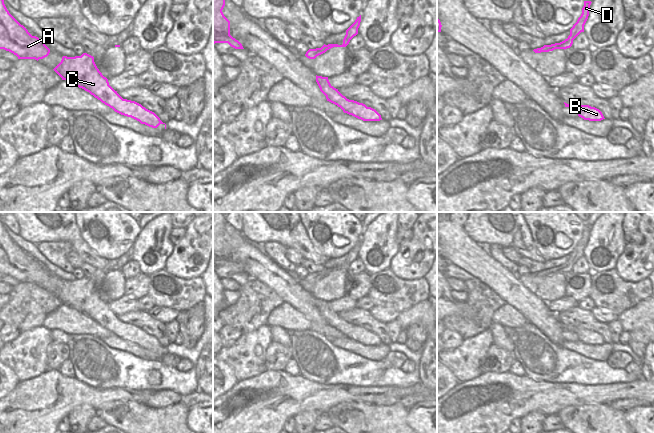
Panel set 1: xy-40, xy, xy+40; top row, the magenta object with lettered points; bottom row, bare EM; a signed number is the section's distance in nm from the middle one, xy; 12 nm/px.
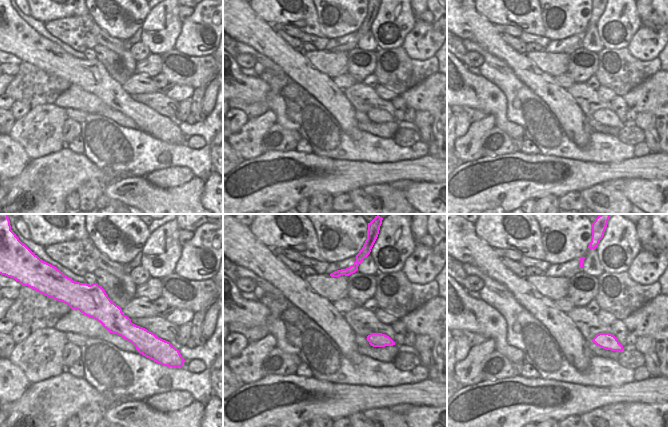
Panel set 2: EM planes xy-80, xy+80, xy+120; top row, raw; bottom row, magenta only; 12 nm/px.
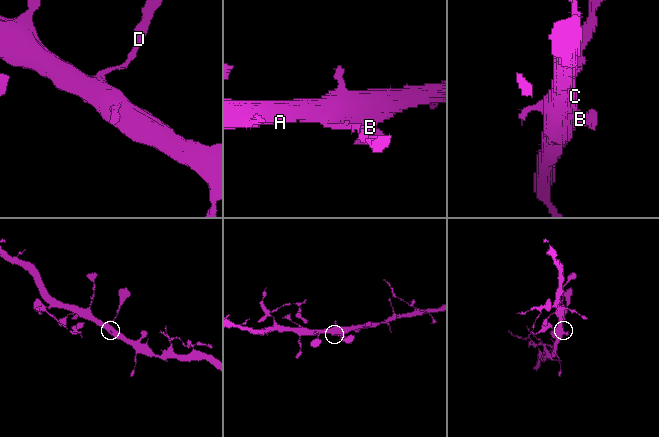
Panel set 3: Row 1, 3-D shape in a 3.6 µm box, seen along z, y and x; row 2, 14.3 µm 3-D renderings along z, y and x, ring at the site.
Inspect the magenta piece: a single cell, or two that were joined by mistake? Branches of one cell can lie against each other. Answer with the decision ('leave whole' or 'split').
leave whole

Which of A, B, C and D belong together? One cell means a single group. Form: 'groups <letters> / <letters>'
groups A B C D

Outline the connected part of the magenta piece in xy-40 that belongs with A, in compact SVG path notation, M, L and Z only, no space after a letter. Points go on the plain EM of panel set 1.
M0 216L0 273L16 279L18 283L43 283L50 273L43 264L32 260L7 234Z

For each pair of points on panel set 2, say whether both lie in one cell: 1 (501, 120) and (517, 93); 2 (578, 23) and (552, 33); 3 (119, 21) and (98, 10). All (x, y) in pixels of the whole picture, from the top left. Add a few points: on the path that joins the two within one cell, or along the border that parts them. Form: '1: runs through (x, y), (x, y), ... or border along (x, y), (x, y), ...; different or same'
1: border along (498, 88), (506, 98), (506, 117), (522, 128); different
2: runs through (572, 23), (567, 23), (558, 31); same
3: runs through (114, 21), (108, 21), (103, 15); same

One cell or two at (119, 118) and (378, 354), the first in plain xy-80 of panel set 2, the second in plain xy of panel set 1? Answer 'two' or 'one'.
one

